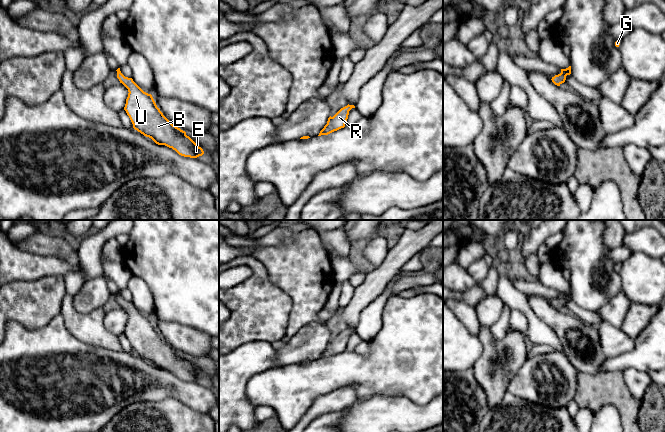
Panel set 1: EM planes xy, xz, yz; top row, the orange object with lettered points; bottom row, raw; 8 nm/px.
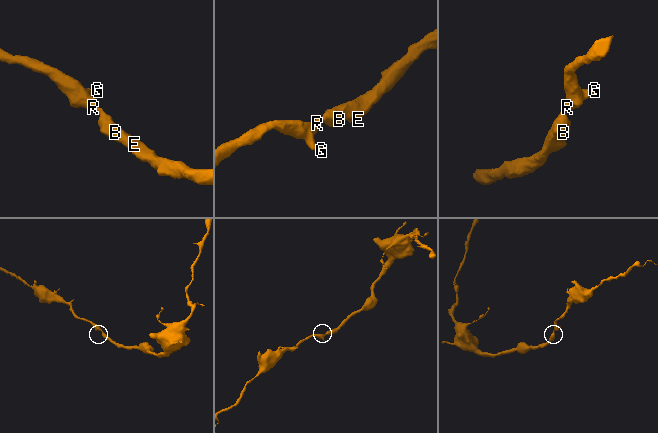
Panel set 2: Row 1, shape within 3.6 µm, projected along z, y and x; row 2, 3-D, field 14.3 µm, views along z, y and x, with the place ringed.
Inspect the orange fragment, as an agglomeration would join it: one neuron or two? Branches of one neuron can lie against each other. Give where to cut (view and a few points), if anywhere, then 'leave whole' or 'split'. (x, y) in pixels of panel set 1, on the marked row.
cut none; leave whole

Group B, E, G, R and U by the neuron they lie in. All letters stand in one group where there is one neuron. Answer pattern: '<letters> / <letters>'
B E G R U

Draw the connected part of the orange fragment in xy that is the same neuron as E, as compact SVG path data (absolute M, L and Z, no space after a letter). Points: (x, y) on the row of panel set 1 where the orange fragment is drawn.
M120 68L117 78L128 89L124 110L129 116L133 128L158 145L165 145L179 155L197 158L204 154L186 132L173 125L157 107L151 94L144 92L132 78L125 77Z

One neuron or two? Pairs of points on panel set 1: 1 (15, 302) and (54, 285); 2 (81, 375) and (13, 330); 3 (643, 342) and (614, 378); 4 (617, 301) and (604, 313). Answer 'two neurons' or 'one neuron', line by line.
1: one neuron
2: one neuron
3: two neurons
4: one neuron

